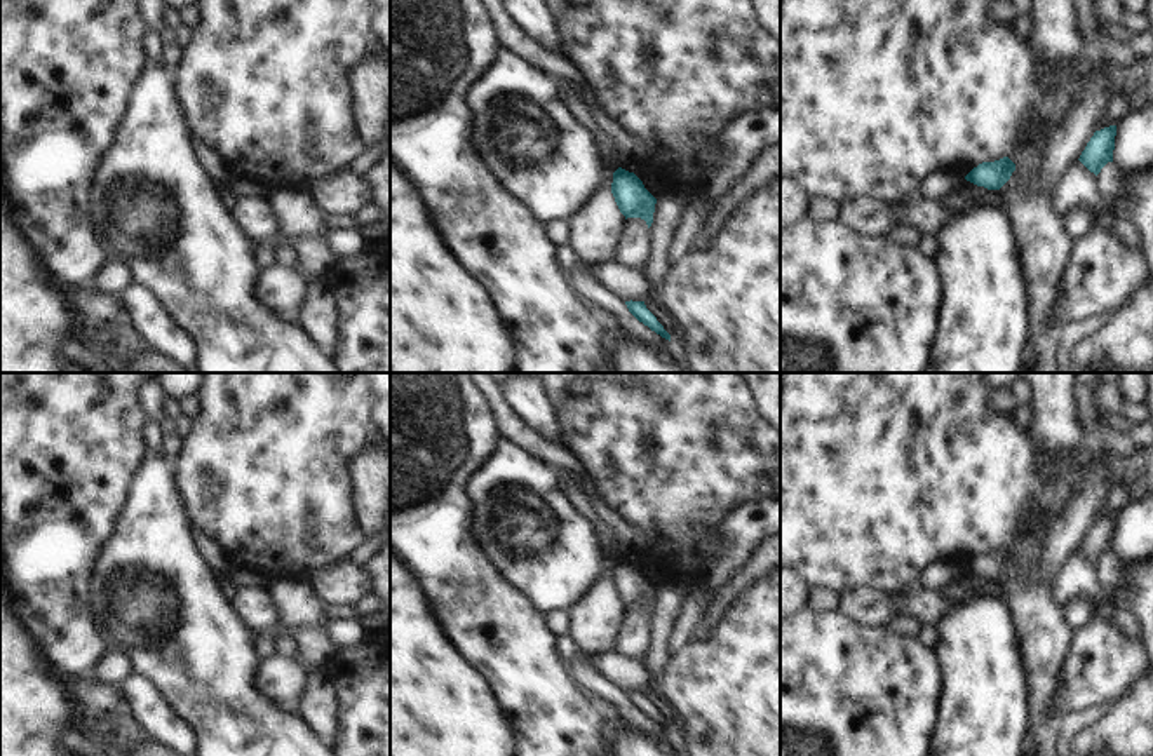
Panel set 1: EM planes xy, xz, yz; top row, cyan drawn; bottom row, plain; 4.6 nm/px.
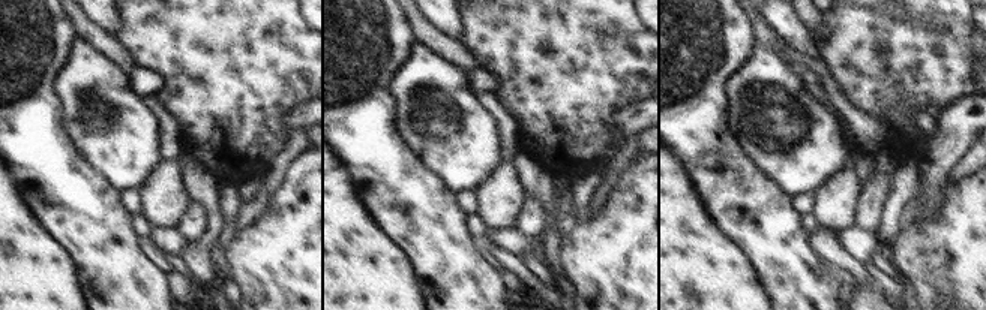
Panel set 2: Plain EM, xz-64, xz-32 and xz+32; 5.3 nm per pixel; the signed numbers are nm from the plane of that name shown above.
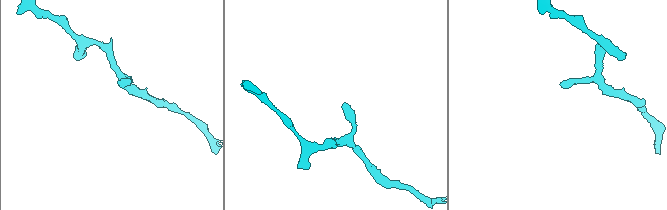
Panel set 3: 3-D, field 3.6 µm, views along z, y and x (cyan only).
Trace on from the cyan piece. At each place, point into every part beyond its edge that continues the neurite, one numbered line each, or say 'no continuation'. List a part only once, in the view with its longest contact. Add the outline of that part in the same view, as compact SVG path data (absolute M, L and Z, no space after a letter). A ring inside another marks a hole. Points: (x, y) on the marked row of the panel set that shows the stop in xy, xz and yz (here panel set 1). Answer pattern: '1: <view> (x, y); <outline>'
no continuation

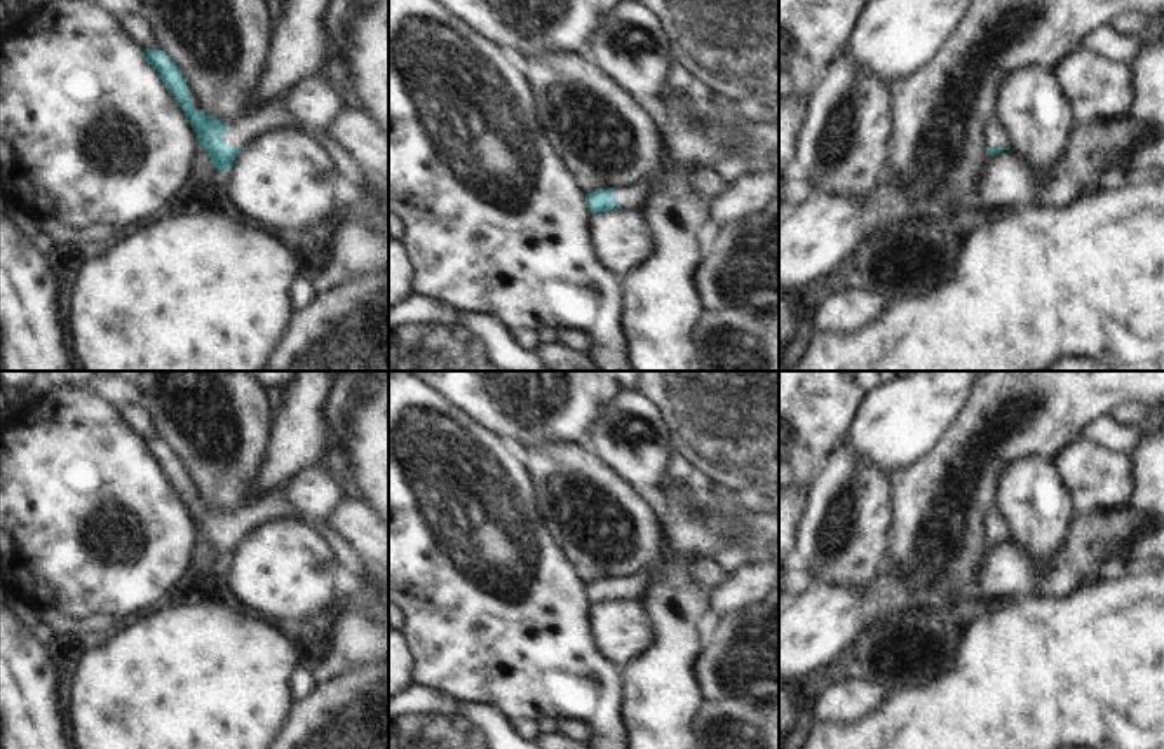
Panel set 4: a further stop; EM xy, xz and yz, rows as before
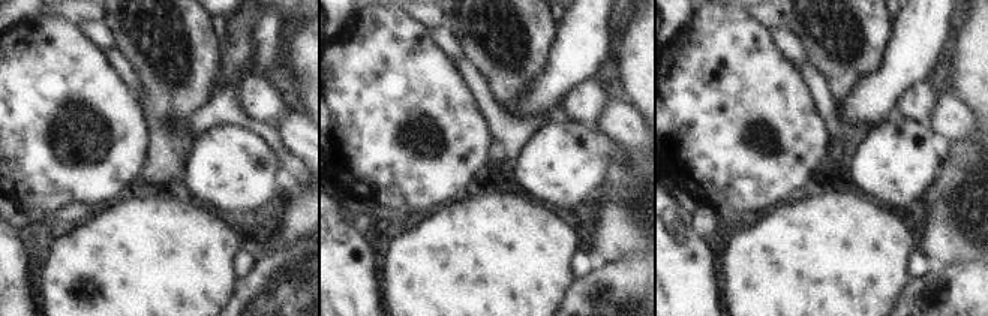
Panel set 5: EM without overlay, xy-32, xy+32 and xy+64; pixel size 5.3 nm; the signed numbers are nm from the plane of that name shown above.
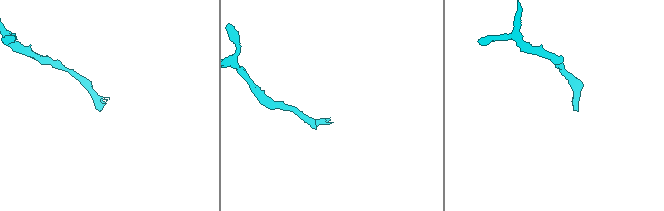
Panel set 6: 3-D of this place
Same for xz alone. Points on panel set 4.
1: xz (633, 195); M660 172L653 178L629 185L624 188L615 188L615 204L622 209L640 207L645 199L652 193L660 179Z

